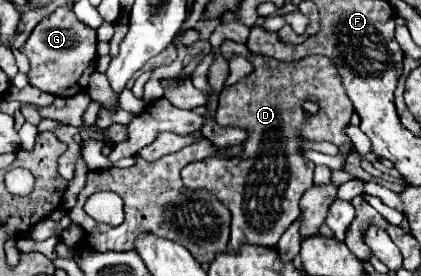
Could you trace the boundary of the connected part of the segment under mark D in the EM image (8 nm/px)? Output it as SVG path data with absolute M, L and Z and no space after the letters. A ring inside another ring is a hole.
M224 41L220 45L222 57L226 61L230 61L234 55L242 55L246 57L252 65L254 71L240 83L230 85L230 87L222 87L220 91L220 105L218 111L214 115L216 123L220 127L240 127L248 133L246 141L242 141L240 145L240 153L238 155L228 155L228 151L232 149L228 147L220 147L218 155L204 159L200 163L190 163L182 169L182 181L188 189L198 191L198 189L206 189L212 195L216 195L216 199L226 205L232 213L232 233L230 233L230 243L228 247L232 251L236 251L242 243L254 243L254 245L262 245L262 247L276 247L278 239L282 237L282 233L290 227L292 221L296 221L300 217L300 197L302 193L312 187L312 173L314 173L314 163L304 155L302 143L306 141L330 141L340 145L348 145L350 155L356 153L350 137L346 135L346 127L350 125L350 117L354 113L354 105L350 103L340 79L338 79L338 71L334 67L334 63L330 63L330 59L322 57L322 55L308 55L304 59L298 61L276 61L264 55L256 55L252 53L244 43L236 43L236 41ZM310 97L318 99L318 113L308 113L302 105L304 101L308 101Z

